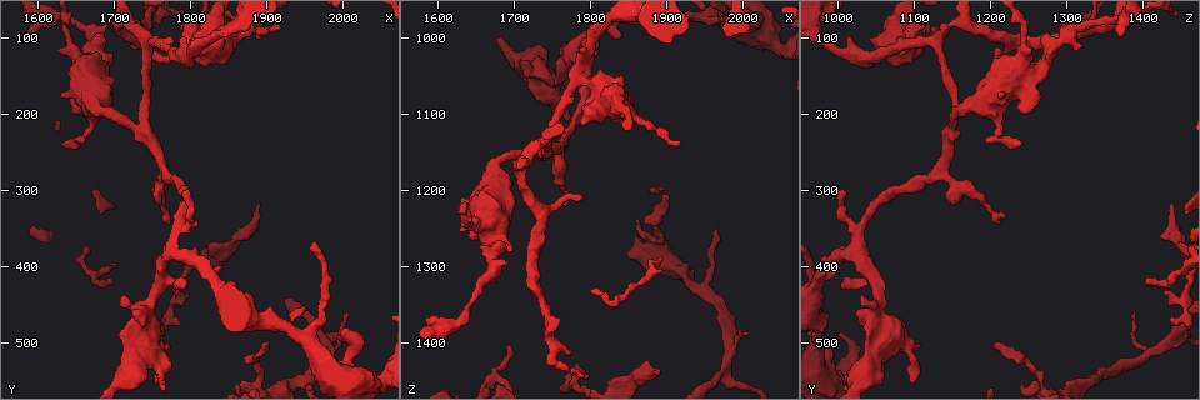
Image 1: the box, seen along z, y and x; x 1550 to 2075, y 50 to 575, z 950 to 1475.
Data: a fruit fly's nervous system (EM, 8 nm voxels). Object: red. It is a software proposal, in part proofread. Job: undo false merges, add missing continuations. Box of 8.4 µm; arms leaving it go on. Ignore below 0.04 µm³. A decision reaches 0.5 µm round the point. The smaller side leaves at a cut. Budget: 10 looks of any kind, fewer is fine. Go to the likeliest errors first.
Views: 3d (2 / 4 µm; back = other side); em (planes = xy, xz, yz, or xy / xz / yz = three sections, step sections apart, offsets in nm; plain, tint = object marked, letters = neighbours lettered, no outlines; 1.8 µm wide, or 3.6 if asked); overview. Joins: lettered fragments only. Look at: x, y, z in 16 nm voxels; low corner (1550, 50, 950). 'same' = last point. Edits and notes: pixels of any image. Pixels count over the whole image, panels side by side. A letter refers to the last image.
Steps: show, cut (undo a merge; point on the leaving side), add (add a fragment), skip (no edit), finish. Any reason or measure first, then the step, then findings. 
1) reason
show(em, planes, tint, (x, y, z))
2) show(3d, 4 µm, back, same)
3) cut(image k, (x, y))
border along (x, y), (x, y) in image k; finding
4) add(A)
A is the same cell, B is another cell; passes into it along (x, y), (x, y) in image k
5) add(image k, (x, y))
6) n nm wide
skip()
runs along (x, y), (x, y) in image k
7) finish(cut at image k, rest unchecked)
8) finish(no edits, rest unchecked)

branch stops here
show(3d, 2 µm, (1885, 320, 1435))

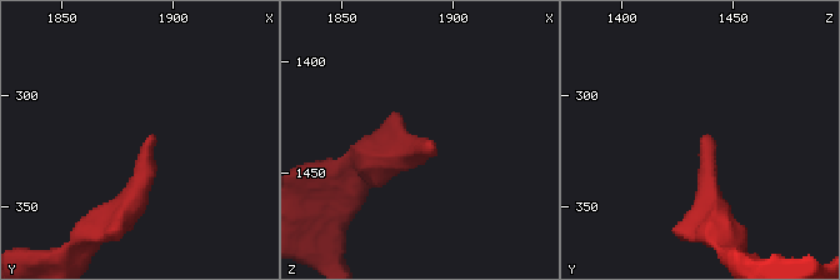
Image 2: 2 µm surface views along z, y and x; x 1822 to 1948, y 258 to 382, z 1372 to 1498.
shape alone is not enough
show(em, planes, letters, (1889, 319, 1437))

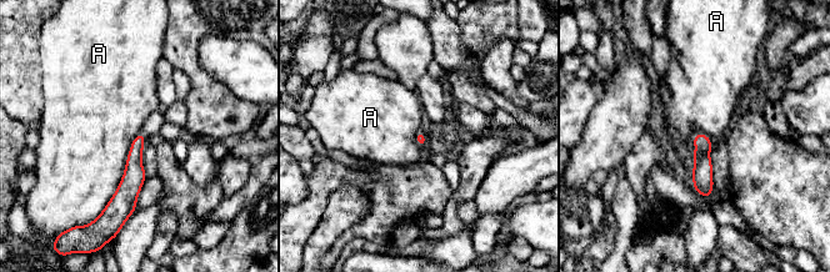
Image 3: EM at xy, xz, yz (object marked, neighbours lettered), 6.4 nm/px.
skip()
A is another cell; border along (140, 132), (99, 213) in image 3; none of them fits

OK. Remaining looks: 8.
thick turns thin
show(3d, 4 µm, (2005, 535, 985))

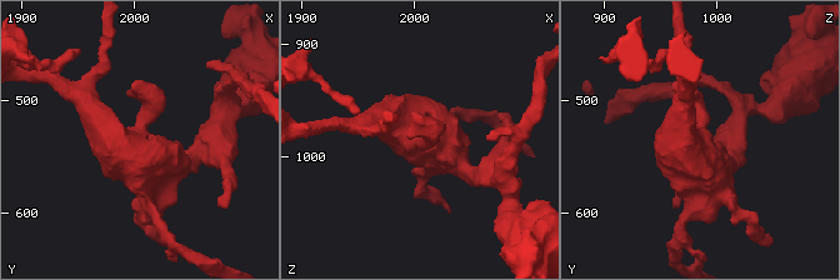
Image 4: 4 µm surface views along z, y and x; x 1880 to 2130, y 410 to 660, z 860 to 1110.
show(em, 3.6 µm, xz, step 16, tint, (2002, 530, 984))

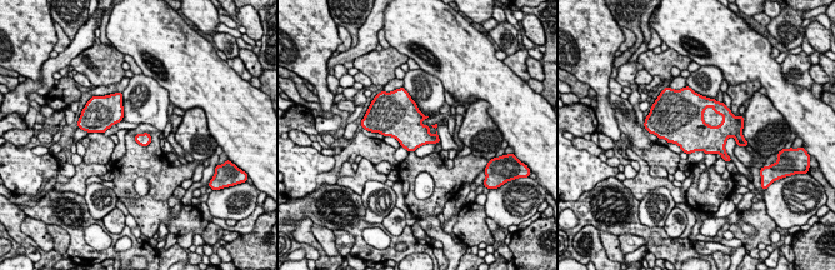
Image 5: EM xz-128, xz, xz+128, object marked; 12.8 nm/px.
show(em, 3.6 µm, planes, letters, same)

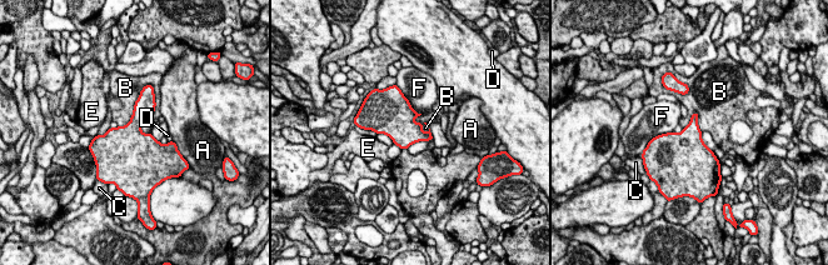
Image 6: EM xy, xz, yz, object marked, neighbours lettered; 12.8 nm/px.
400 nm wide
skip()
A, B, C, D, E and F are other cells; border along (140, 91), (130, 120), (118, 126) in image 6; one neuron here

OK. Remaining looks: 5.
tapers out
show(3d, 4 µm, (1780, 430, 1430))

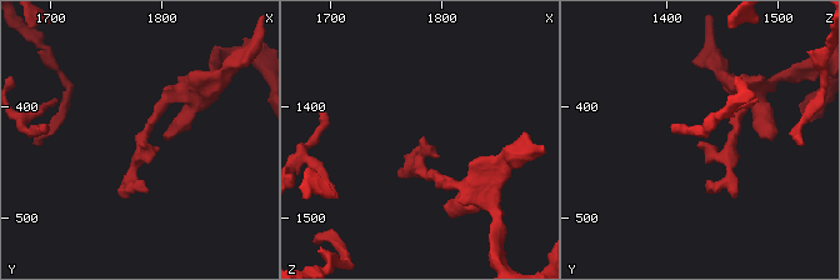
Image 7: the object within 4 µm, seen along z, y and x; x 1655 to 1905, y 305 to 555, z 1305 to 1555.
show(em, planes, letters, (1778, 432, 1430))

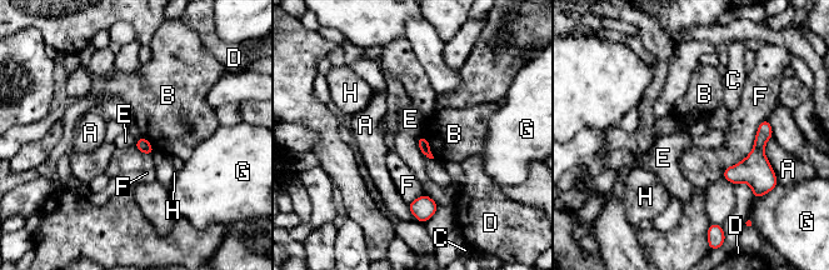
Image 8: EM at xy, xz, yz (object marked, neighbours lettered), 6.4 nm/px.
skip()
A, B, C, D, E, F, G and H are other cells; border along (420, 134), (417, 144) in image 8; no lettered fragment goes on from it

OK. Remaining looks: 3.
an open end
show(em, planes, letters, (1895, 505, 1210))

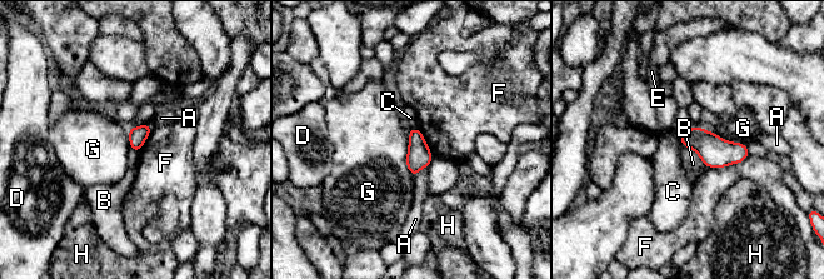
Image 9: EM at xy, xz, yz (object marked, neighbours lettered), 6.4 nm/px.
skip()
A, B, C, D, E, F, G and H are other cells; none of them fits

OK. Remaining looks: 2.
finish(no edits, rest unchecked)

